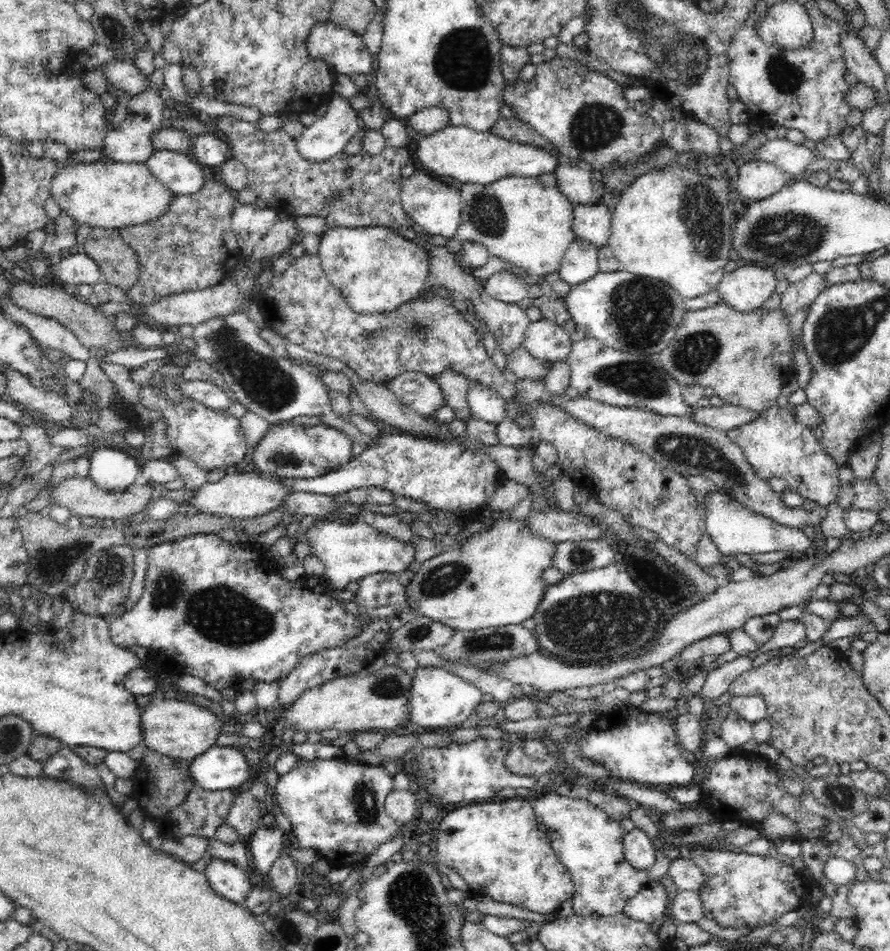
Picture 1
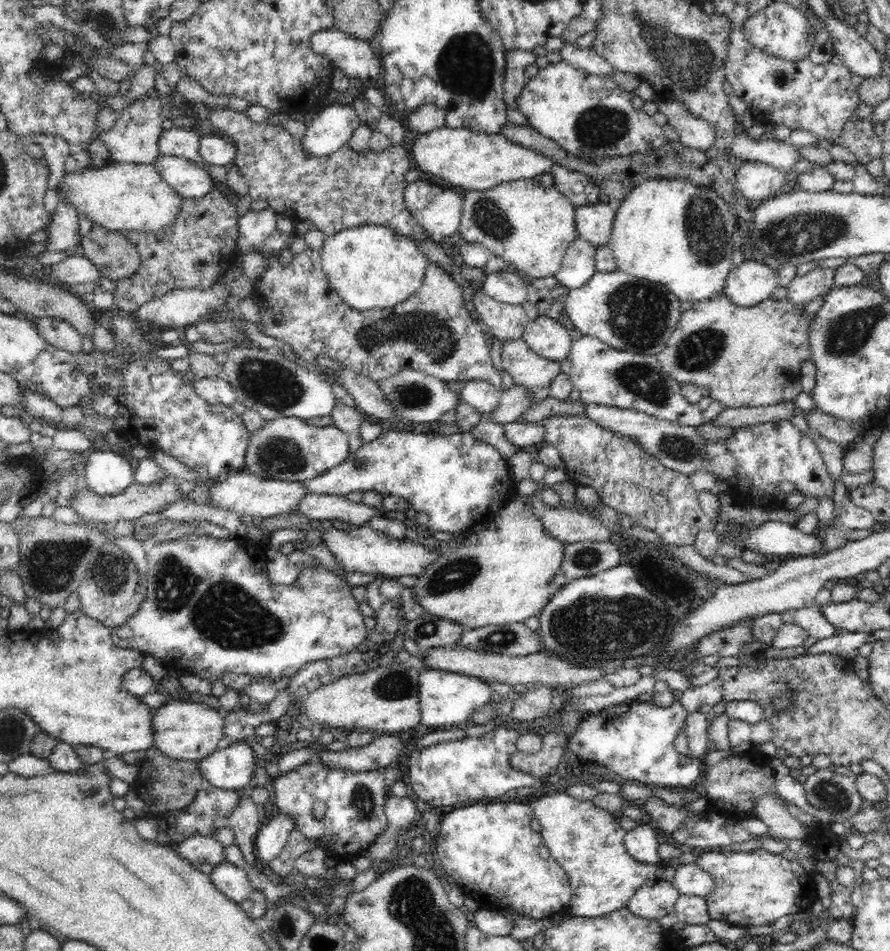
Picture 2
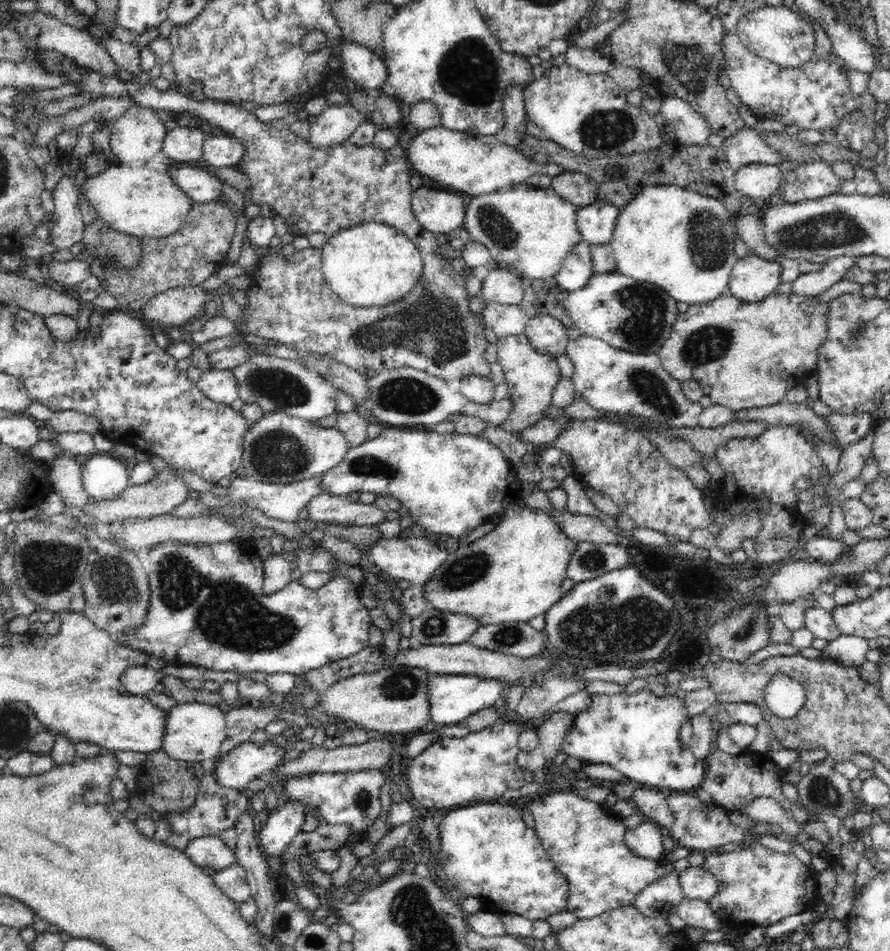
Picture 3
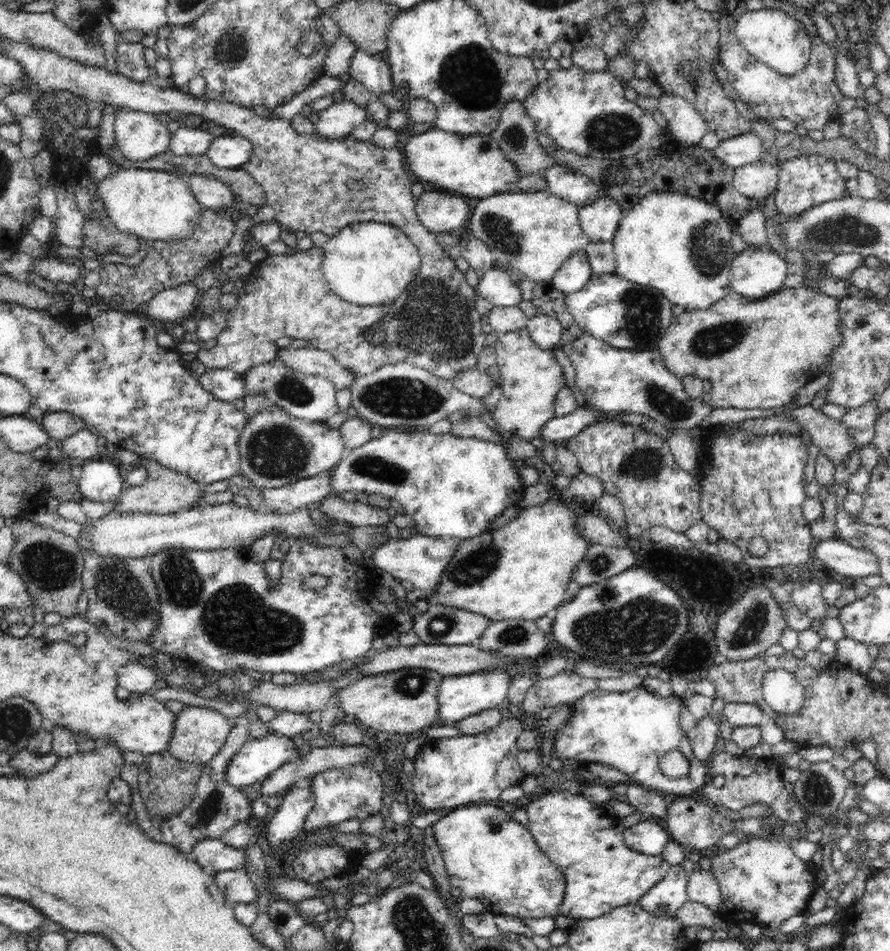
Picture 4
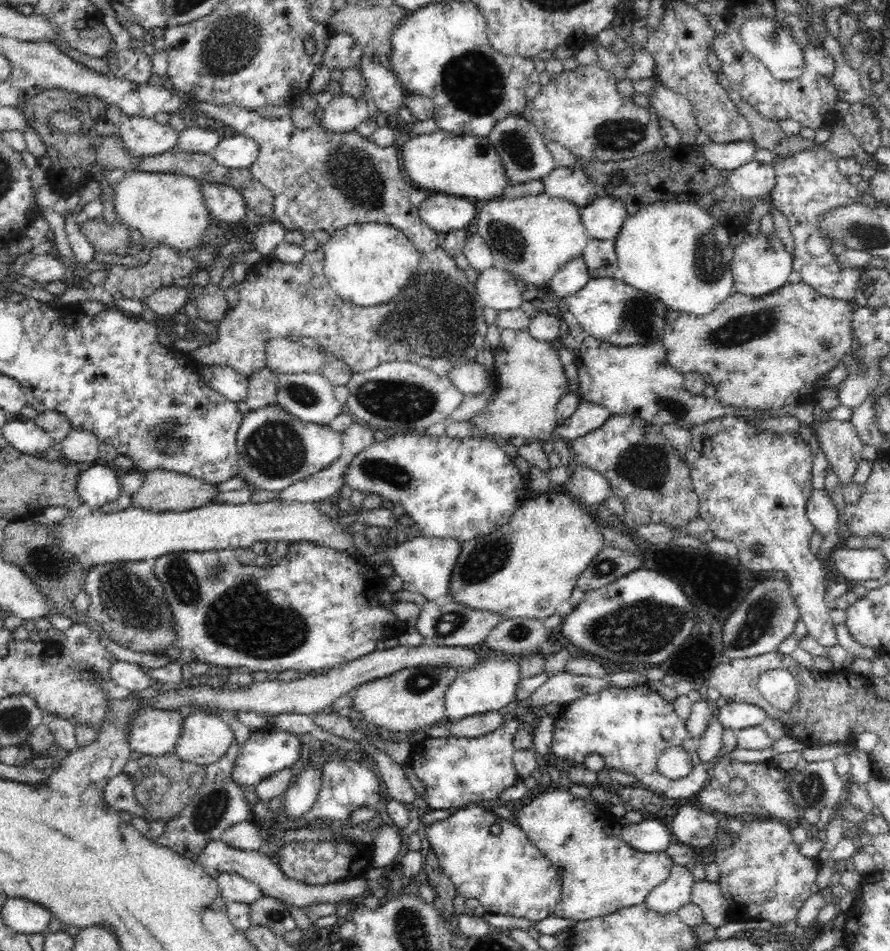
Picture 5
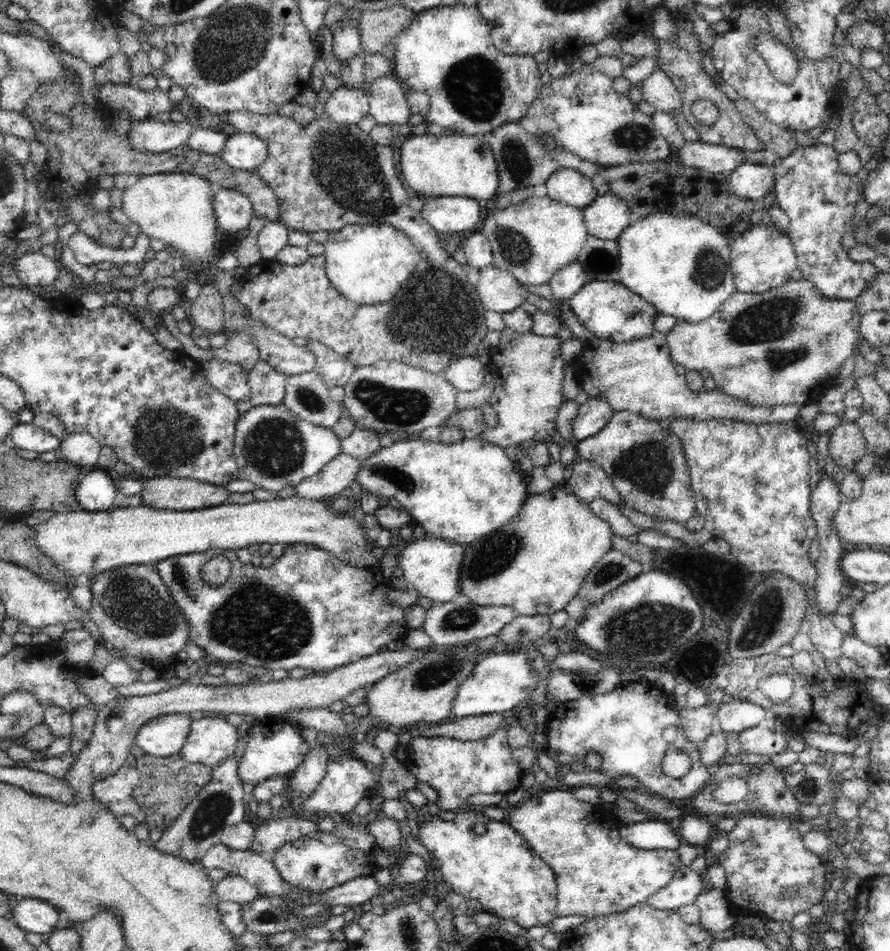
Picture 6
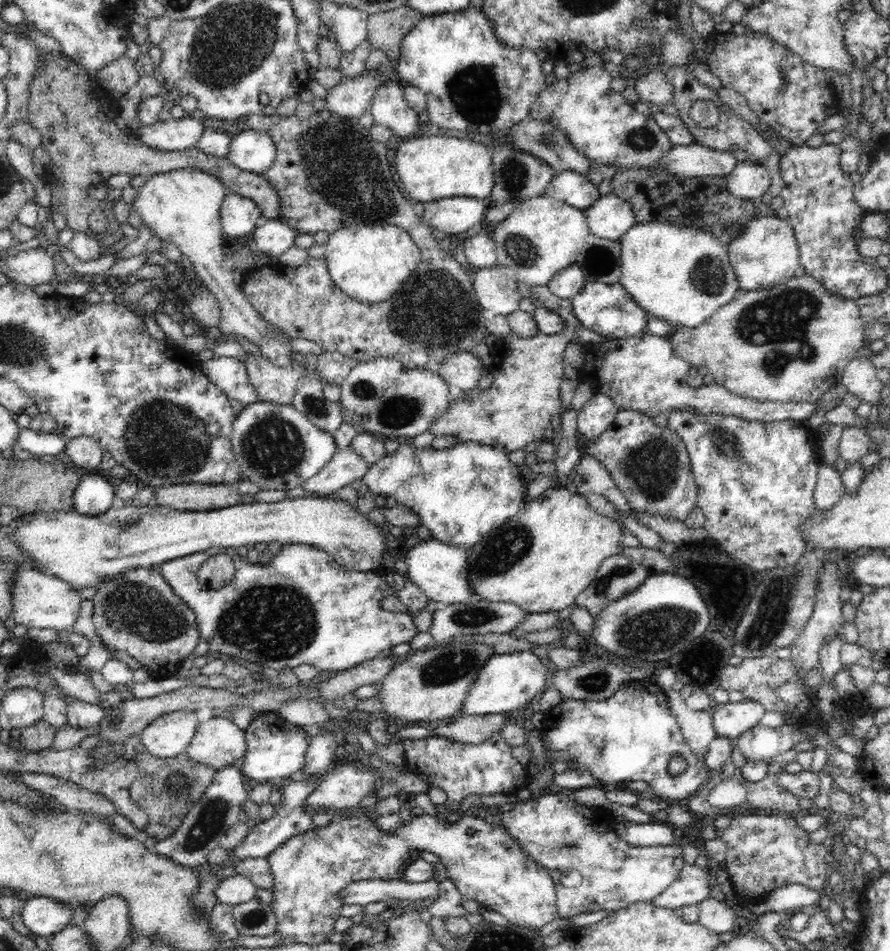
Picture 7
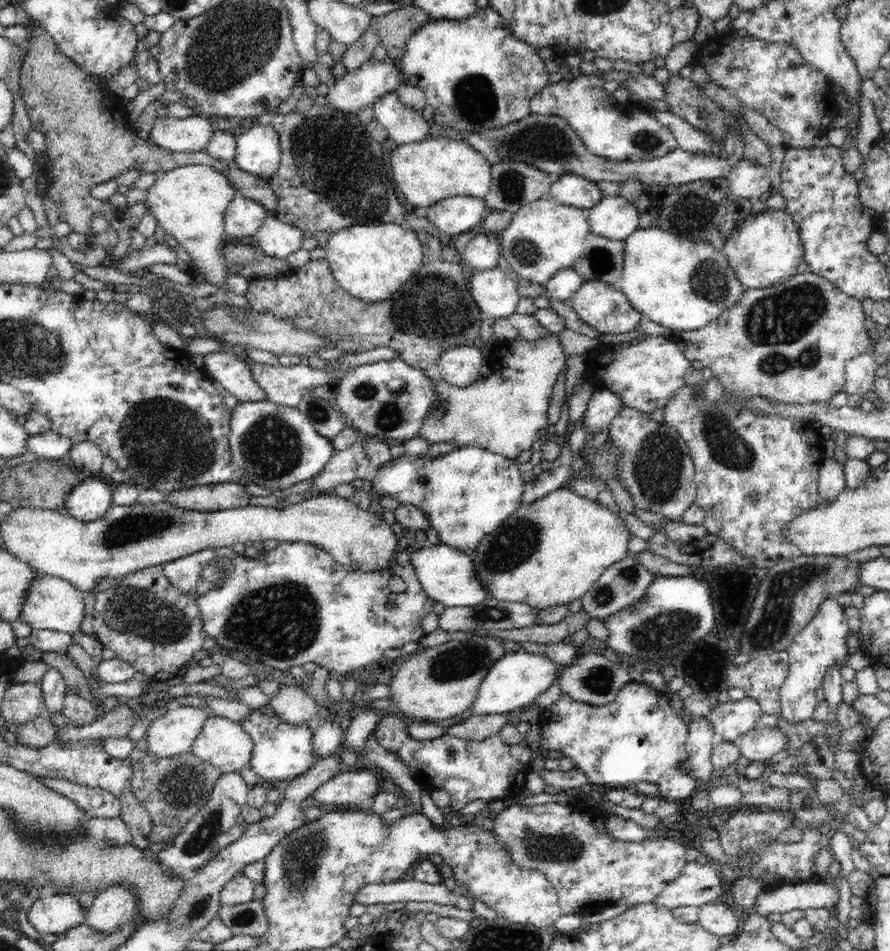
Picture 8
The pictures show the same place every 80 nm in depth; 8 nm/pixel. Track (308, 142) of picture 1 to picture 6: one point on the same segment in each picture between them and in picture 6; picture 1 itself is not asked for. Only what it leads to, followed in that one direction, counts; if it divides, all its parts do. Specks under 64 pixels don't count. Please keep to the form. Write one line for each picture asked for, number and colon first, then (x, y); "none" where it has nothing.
2: (330, 129)
3: (334, 126)
4: (340, 119)
5: (344, 113)
6: (347, 106)

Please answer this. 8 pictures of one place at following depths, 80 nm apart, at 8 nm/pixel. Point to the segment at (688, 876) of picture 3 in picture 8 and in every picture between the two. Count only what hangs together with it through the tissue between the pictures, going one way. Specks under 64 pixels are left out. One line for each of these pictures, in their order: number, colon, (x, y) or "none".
4: (702, 886)
5: (707, 894)
6: (716, 915)
7: (717, 916)
8: (717, 917)

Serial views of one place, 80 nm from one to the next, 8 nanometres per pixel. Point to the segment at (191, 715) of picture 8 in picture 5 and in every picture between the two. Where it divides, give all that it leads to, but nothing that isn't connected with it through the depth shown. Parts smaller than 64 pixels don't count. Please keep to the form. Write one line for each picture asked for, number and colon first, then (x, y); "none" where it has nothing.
5: (154, 732)
6: (161, 737)
7: (169, 735)

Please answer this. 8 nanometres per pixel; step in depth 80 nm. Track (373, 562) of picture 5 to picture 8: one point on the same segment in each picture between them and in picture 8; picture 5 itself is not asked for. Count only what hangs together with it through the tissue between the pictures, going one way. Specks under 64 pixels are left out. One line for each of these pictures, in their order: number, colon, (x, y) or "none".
6: (432, 566)
7: (439, 569)
8: (447, 575)

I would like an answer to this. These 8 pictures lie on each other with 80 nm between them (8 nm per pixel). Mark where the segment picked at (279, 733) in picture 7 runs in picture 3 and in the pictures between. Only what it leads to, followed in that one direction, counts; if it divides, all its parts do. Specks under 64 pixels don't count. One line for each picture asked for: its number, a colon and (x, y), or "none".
3: (238, 767)
4: (257, 758)
5: (268, 750)
6: (274, 747)

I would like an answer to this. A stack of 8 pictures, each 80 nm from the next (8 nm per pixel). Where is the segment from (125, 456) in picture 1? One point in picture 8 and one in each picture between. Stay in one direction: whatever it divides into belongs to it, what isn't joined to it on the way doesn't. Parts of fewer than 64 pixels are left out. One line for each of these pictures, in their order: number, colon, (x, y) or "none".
2: (108, 472)
3: (104, 476)
4: (100, 480)
5: (98, 485)
6: (96, 490)
7: (93, 495)
8: (90, 500)

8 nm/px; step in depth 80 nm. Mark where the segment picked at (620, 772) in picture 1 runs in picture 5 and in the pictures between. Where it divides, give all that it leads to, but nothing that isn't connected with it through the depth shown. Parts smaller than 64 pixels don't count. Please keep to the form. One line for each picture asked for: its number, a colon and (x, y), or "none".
2: (635, 740)
3: (637, 734)
4: (629, 731)
5: (630, 728)

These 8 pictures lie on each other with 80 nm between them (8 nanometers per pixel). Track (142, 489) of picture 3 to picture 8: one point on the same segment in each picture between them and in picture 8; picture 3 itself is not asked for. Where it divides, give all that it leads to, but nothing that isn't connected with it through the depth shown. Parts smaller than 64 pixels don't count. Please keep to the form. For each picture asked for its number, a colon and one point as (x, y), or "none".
4: (165, 491)
5: (163, 490)
6: (162, 493)
7: (187, 496)
8: (224, 495)

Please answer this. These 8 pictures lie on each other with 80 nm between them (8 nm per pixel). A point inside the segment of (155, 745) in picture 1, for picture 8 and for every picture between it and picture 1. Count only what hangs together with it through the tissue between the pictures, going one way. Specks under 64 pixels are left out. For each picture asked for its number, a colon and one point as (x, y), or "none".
2: (187, 731)
3: (194, 732)
4: (199, 733)
5: (205, 738)
6: (210, 741)
7: (218, 743)
8: (224, 744)

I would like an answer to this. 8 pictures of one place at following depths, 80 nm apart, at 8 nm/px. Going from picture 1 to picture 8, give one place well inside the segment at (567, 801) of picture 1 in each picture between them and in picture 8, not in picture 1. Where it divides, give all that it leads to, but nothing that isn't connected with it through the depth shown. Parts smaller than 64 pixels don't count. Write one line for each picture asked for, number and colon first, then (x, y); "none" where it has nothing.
2: (587, 842)
3: (585, 841)
4: (583, 839)
5: (601, 873)
6: (597, 872)
7: (594, 869)
8: (590, 870)

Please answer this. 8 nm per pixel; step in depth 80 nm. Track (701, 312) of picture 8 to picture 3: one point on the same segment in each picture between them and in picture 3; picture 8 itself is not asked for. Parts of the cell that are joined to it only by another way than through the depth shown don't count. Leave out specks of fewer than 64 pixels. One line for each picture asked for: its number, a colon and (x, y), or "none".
3: (682, 241)
4: (680, 245)
5: (673, 250)
6: (682, 266)
7: (683, 275)

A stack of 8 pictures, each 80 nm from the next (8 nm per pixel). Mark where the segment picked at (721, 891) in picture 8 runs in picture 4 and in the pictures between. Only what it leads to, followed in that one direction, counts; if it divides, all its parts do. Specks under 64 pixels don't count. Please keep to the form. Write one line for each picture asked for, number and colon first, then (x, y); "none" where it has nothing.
4: (664, 898)
5: (675, 892)
6: (686, 884)
7: (693, 885)

